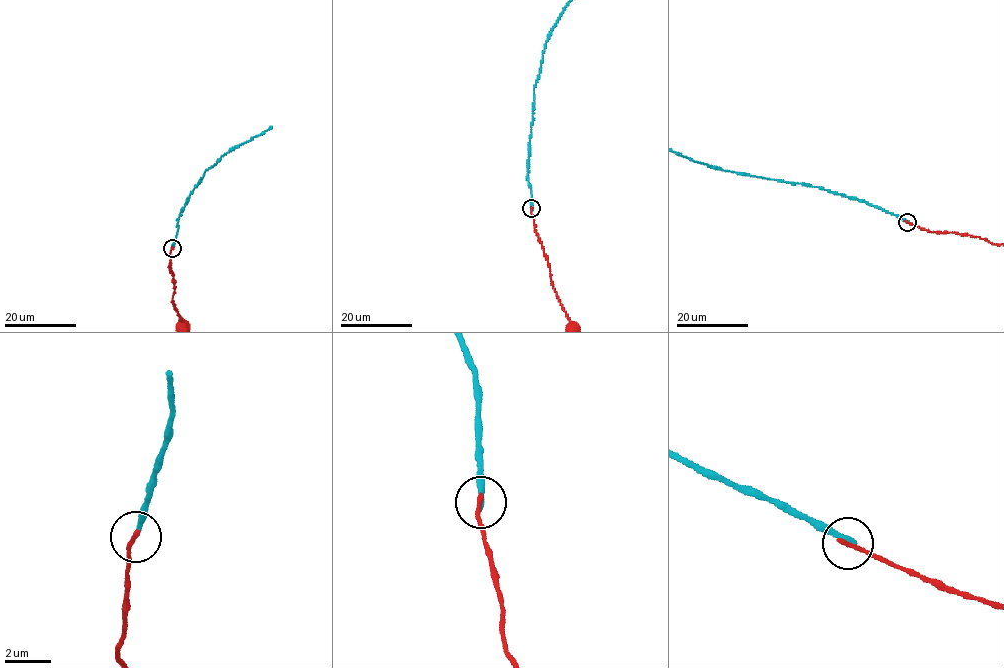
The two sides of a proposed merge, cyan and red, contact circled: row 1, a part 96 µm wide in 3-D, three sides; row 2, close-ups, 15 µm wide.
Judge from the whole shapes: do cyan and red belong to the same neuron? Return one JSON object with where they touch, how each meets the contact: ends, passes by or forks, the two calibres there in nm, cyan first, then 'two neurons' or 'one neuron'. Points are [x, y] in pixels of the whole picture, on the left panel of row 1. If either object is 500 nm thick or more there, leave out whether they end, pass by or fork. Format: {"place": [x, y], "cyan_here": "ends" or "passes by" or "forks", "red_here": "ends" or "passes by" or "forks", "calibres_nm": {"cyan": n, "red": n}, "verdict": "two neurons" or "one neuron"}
{"place": [172, 248], "cyan_here": "ends", "red_here": "ends", "calibres_nm": {"cyan": 240, "red": 200}, "verdict": "two neurons"}

